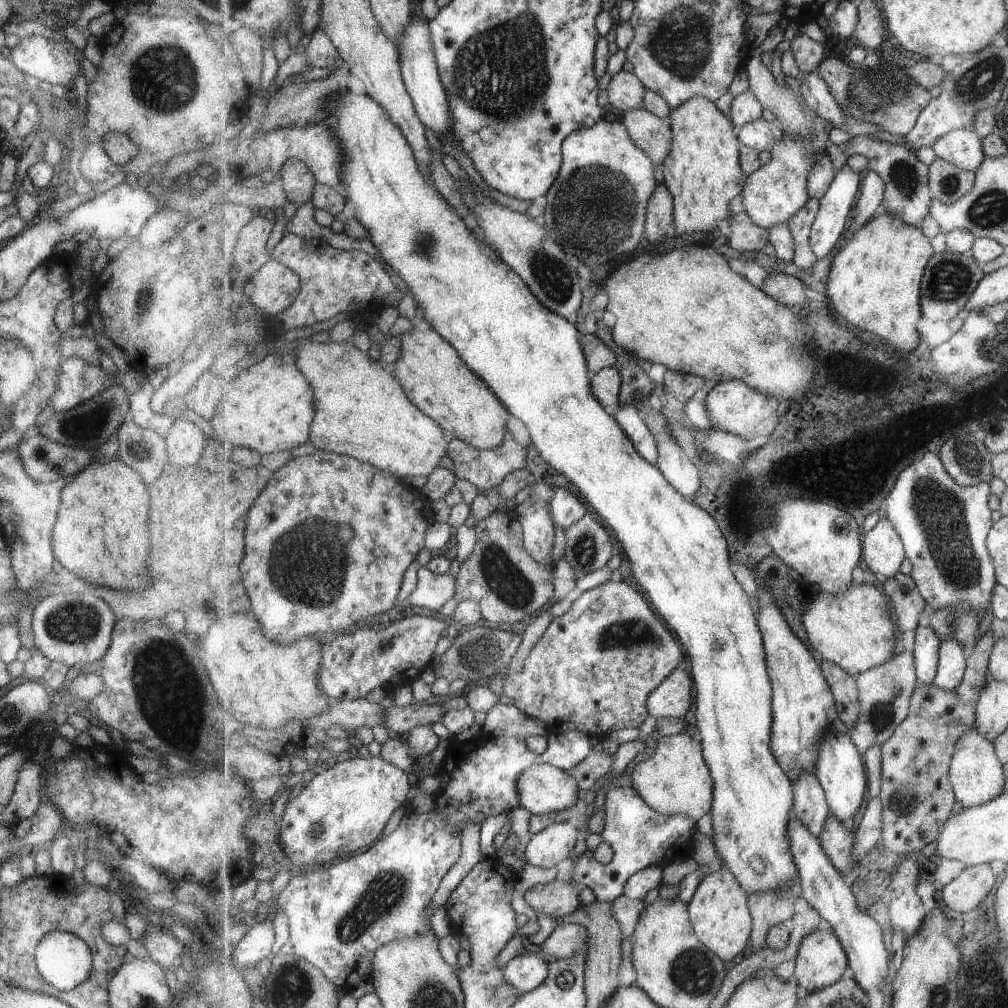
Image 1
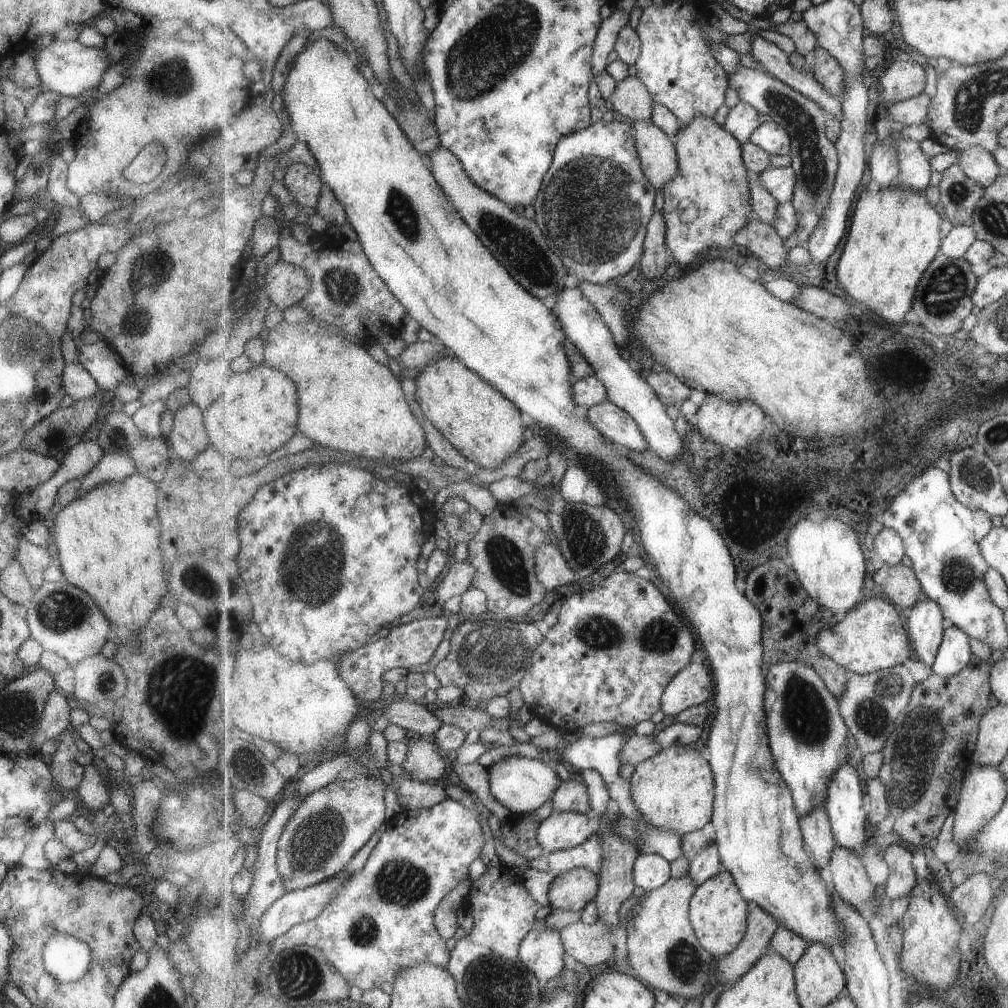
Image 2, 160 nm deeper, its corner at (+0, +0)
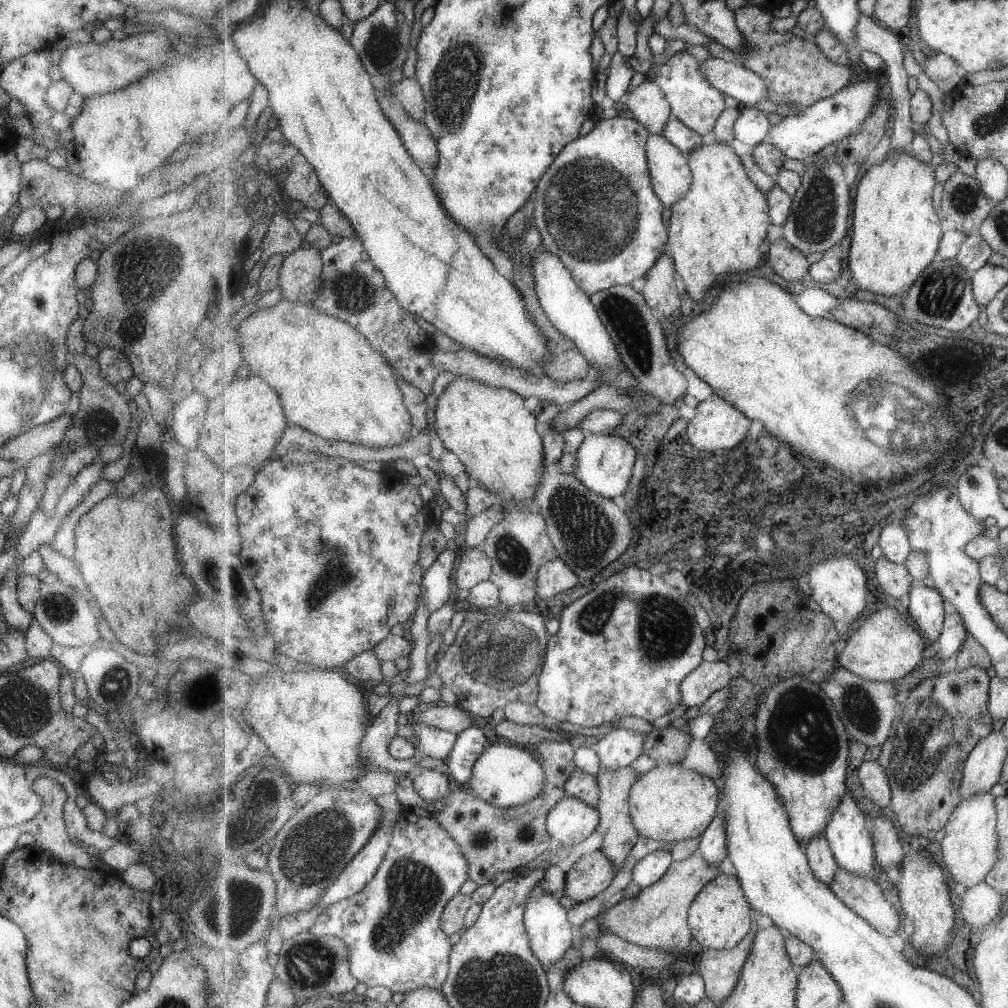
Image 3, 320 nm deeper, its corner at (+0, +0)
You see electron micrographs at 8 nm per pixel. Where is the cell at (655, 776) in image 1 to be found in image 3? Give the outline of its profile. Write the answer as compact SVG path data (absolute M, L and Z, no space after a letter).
M682 762L655 766L633 784L630 812L641 838L676 843L701 837L717 817L721 807L720 787L710 776L689 770Z

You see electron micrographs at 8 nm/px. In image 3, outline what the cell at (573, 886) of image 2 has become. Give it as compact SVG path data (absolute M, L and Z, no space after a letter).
M601 848L585 855L573 867L566 869L565 894L576 903L585 902L607 890L616 875L616 866Z

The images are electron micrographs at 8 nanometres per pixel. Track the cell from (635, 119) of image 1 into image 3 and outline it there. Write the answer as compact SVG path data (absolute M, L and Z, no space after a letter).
M650 135L647 152L654 189L664 207L672 210L672 206L685 197L692 187L694 178L688 156L663 135Z

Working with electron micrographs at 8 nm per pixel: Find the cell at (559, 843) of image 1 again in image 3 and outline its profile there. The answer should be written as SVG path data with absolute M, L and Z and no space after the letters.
M566 796L549 812L547 826L556 845L576 845L598 830L600 811L579 798Z

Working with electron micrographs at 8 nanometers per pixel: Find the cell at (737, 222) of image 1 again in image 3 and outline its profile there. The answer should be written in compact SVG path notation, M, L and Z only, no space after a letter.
M784 238L773 243L766 241L765 250L774 272L789 284L800 283L807 274L810 274L812 264L808 258L788 244Z

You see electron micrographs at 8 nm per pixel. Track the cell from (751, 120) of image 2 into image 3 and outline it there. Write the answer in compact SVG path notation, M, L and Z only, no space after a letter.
M741 108L734 126L736 138L753 148L768 142L773 128L768 112L747 108Z

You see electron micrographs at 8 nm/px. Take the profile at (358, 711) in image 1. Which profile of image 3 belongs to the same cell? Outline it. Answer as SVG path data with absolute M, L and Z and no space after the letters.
M427 706L425 710L419 709L416 715L411 715L411 722L414 725L423 724L445 731L455 732L461 735L461 732L471 728L475 724L473 715L467 713L461 706Z

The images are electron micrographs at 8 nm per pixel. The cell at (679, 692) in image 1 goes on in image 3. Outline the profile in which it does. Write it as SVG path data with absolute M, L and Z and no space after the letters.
M704 661L684 682L681 682L681 704L688 708L701 707L721 688L732 684L729 662Z

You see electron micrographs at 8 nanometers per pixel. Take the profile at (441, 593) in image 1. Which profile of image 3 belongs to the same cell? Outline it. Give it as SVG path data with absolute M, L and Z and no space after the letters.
M483 547L468 548L462 554L461 562L455 570L455 585L458 590L471 590L477 584L490 581L493 564Z

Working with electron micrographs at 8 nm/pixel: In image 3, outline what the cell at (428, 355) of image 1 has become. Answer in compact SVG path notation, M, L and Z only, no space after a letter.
M458 375L449 386L445 386L445 390L440 391L439 402L437 402L437 410L434 411L435 416L435 431L444 444L444 447L449 451L457 455L459 461L464 465L465 472L468 473L478 484L485 486L489 492L497 494L502 503L505 502L531 502L535 501L535 494L537 488L541 486L541 476L545 473L545 446L544 439L542 438L542 426L537 423L537 418L533 412L527 410L527 406L523 404L524 398L514 391L507 388L500 388L497 386L489 386L487 382L479 382L475 378L469 378L469 376Z

